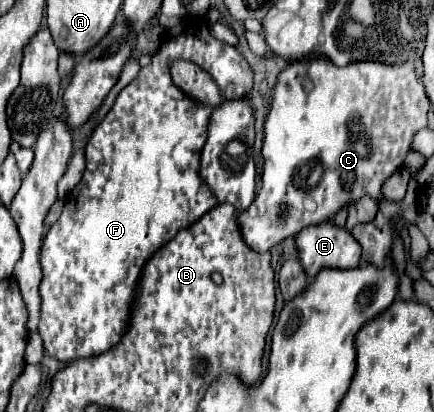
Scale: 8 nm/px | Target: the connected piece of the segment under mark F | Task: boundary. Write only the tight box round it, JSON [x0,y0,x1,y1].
[37,19,253,363]

